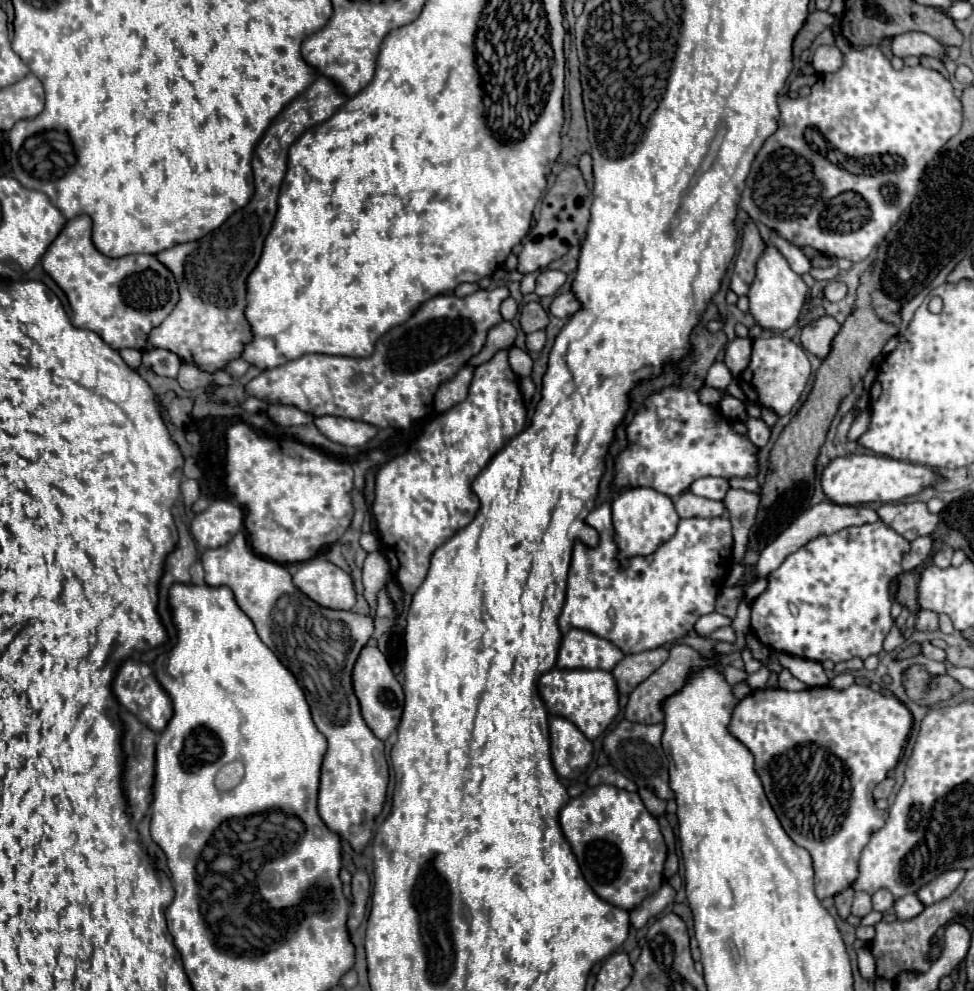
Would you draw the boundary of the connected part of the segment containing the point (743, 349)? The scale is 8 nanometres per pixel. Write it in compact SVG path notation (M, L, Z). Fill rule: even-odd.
M737 337L735 341L731 341L727 345L725 365L729 367L733 377L739 377L739 373L743 373L743 369L747 367L749 357L751 357L751 339L749 337L745 337L745 339Z

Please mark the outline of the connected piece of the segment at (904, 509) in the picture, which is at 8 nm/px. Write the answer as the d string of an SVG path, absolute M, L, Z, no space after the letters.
M919 501L881 505L877 509L877 515L887 527L891 527L895 533L901 533L907 541L913 541L915 537L925 533L933 533L939 523L939 517L929 513L927 505Z

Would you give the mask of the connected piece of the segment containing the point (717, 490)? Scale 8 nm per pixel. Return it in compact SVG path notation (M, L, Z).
M701 477L691 485L691 493L715 501L723 501L729 491L729 481L723 477Z

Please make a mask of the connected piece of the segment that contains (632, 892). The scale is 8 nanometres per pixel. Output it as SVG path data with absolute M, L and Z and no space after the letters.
M597 785L587 789L583 795L571 799L559 813L561 829L579 861L585 881L591 889L611 905L631 911L637 907L649 891L659 889L664 880L664 863L667 847L663 835L659 831L657 819L645 809L641 797L637 793L629 793L625 789L617 789L613 785Z

